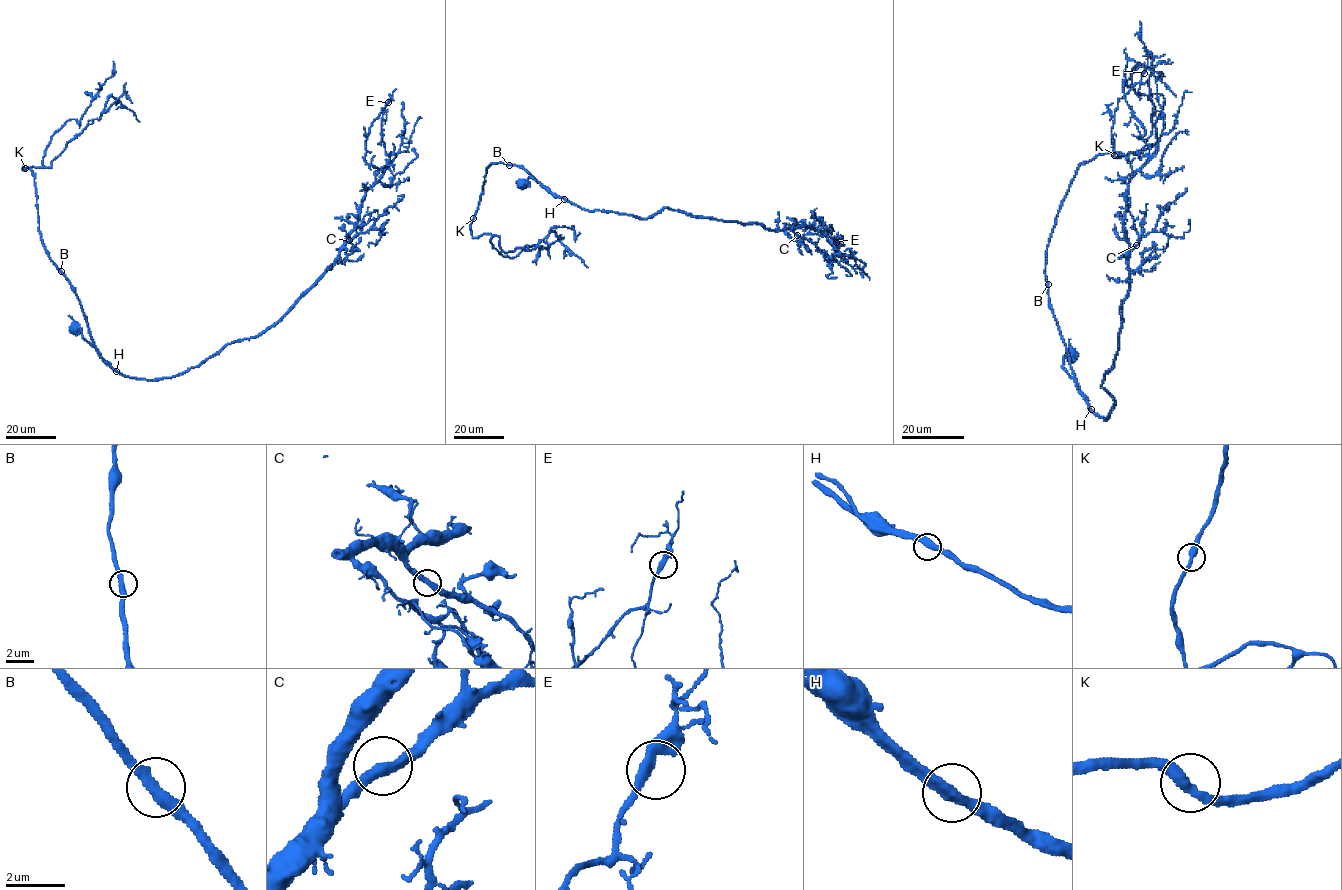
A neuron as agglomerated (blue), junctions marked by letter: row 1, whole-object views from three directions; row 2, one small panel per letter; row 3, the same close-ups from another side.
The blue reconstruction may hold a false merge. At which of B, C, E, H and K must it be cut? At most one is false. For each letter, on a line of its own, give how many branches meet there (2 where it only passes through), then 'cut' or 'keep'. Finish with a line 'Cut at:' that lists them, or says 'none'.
B: 2 | keep
C: 2 | keep
E: 2 | keep
H: 2 | keep
K: 2 | keep
Cut at: none

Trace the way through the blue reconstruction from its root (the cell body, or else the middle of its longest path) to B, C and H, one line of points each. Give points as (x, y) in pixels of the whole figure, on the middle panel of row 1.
B: (522, 183), (531, 177), (542, 186), (523, 168), (509, 165)
C: (522, 183), (531, 177), (587, 210), (646, 219), (670, 208), (772, 230), (790, 228), (797, 235)
H: (522, 183), (531, 177), (564, 199)

